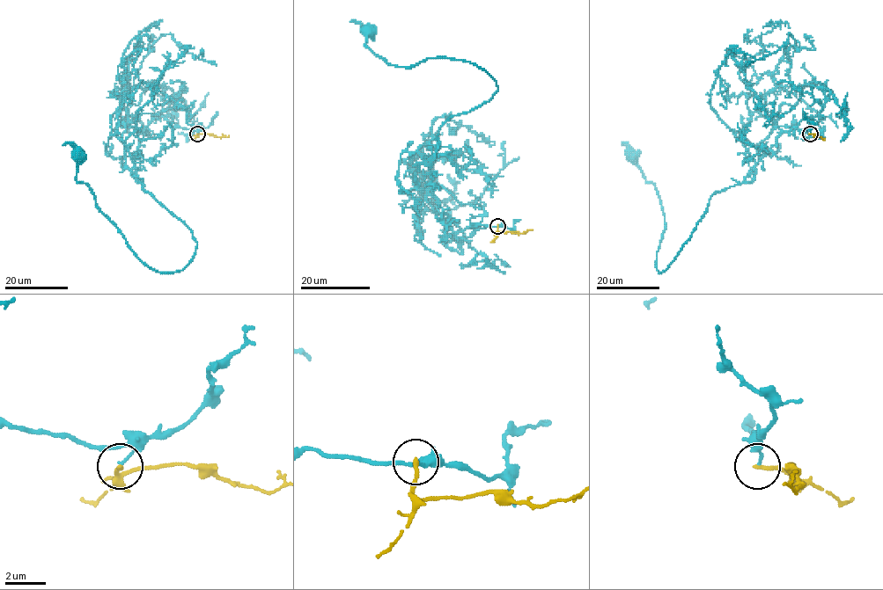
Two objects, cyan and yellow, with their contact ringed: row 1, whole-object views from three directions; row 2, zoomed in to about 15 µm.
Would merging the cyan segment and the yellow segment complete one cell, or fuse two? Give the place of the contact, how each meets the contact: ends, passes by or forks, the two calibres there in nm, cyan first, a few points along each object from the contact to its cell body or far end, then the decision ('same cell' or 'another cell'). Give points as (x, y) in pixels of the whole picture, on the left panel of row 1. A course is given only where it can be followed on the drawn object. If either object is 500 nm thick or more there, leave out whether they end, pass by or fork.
place (197, 134); cyan ends; yellow ends; calibres 130 and 200 nm; course cyan (197, 134), (161, 115), (137, 134), (136, 181), (196, 243), (180, 271), (134, 252), (76, 180), (77, 156); course yellow (197, 134), (229, 135); another cell

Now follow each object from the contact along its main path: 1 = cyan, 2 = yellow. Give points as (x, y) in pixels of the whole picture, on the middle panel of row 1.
1: (498, 226), (454, 232), (430, 167), (440, 127), (496, 83), (445, 57), (392, 65), (366, 30)
2: (498, 226), (498, 233), (520, 234), (533, 229)

